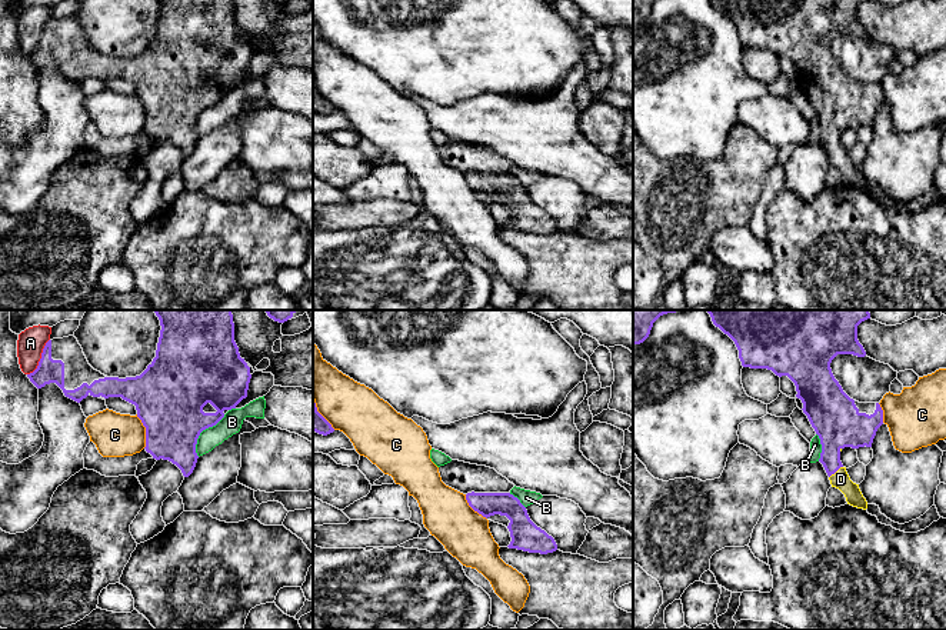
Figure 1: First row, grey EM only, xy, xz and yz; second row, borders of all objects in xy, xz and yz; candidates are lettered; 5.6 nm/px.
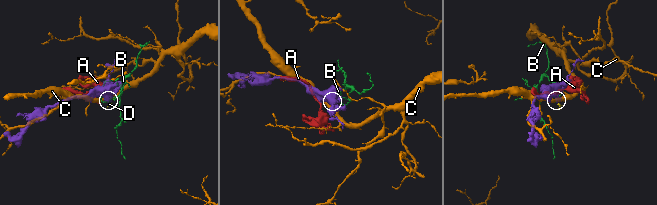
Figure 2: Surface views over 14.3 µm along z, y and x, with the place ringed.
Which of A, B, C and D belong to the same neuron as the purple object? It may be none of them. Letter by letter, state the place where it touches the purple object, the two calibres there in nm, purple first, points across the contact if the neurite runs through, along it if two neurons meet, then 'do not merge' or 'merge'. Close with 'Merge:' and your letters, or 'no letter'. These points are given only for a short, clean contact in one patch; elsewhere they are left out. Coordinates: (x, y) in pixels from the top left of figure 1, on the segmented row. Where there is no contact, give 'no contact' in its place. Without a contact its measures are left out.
A: contact xy (42, 357); calibres 140 and 150 nm; do not merge
B: contact xy (200, 432); calibres 380 and 120 nm; do not merge
C: contact xy (146, 432); calibres 400 and 240 nm; do not merge
D: contact yz (835, 472); calibres 240 and 100 nm; way yz (838, 427), (833, 437), (835, 472), (840, 479); merge
Merge: D

